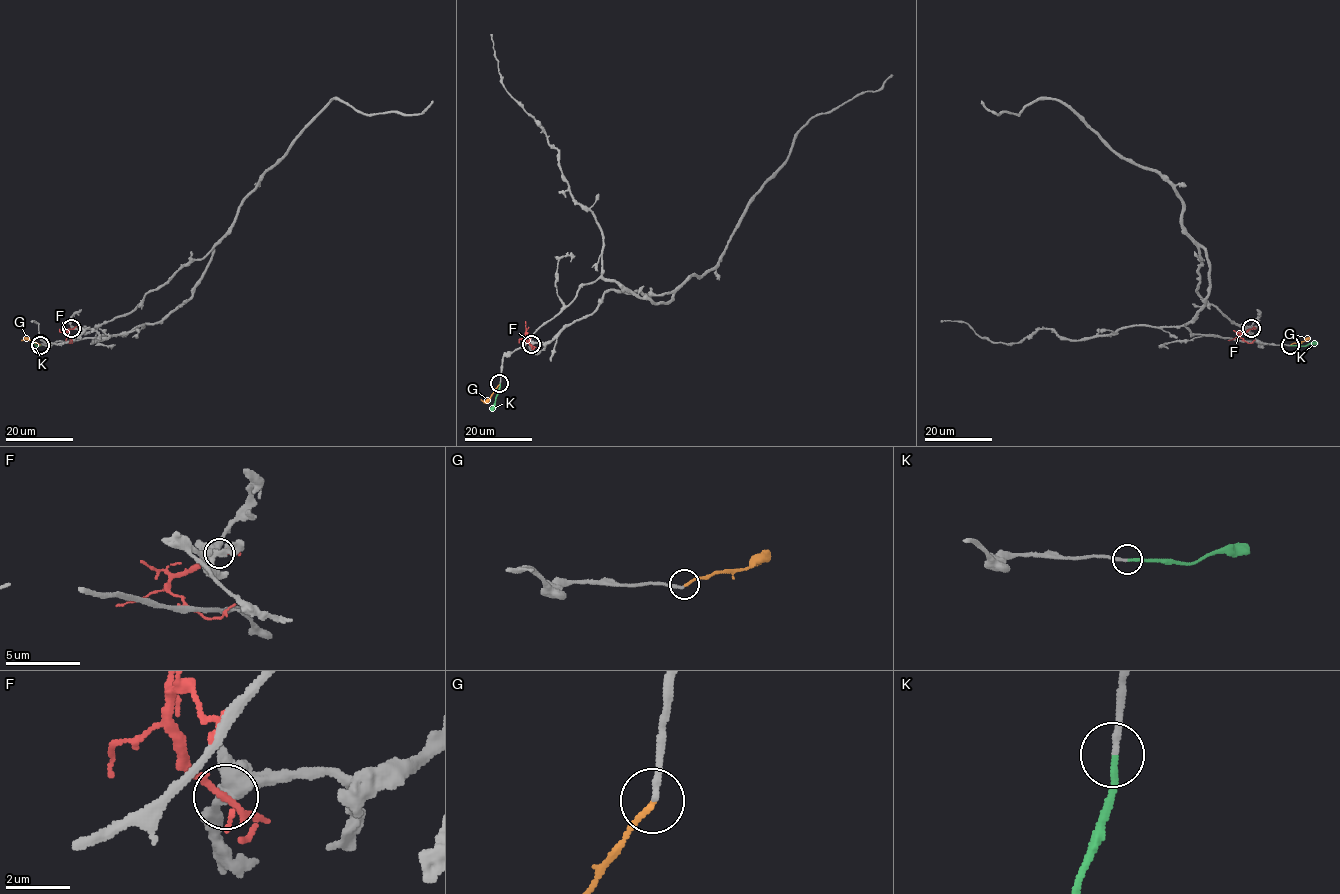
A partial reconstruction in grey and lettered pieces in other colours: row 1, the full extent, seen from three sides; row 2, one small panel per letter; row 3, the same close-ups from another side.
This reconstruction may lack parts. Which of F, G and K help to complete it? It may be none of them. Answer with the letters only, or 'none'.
K

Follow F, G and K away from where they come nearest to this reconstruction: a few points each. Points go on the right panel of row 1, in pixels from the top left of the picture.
F: (1251, 328), (1240, 336), (1248, 343), (1255, 340)
G: (1290, 344), (1305, 340)
K: (1290, 345), (1305, 346), (1317, 342)

